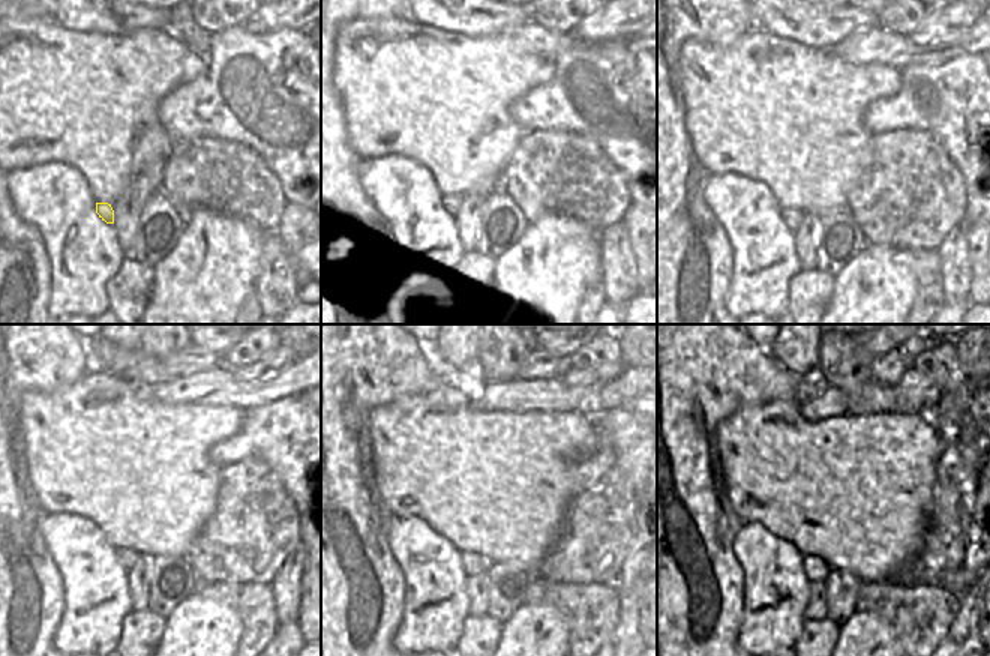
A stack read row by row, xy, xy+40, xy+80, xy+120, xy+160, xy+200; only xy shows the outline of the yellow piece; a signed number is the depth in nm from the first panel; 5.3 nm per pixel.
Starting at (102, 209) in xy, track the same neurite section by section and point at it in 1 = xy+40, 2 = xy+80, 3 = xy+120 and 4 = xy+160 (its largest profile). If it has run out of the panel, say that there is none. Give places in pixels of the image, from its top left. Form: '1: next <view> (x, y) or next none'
1: next xy+40 (452, 203)
2: next xy+80 (792, 218)
3: next xy+120 (126, 556)
4: next xy+160 (473, 563)

